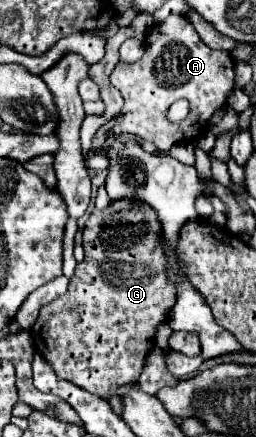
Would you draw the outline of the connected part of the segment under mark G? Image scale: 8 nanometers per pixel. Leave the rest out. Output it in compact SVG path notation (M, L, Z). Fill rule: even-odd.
M128 199L112 201L104 211L94 211L84 227L86 257L76 265L66 295L44 305L32 327L36 349L42 351L56 375L100 397L138 381L144 357L154 345L152 339L156 335L156 325L170 319L176 303L177 289L167 278L166 255L164 247L160 245L158 221L154 219L158 217L146 203Z

